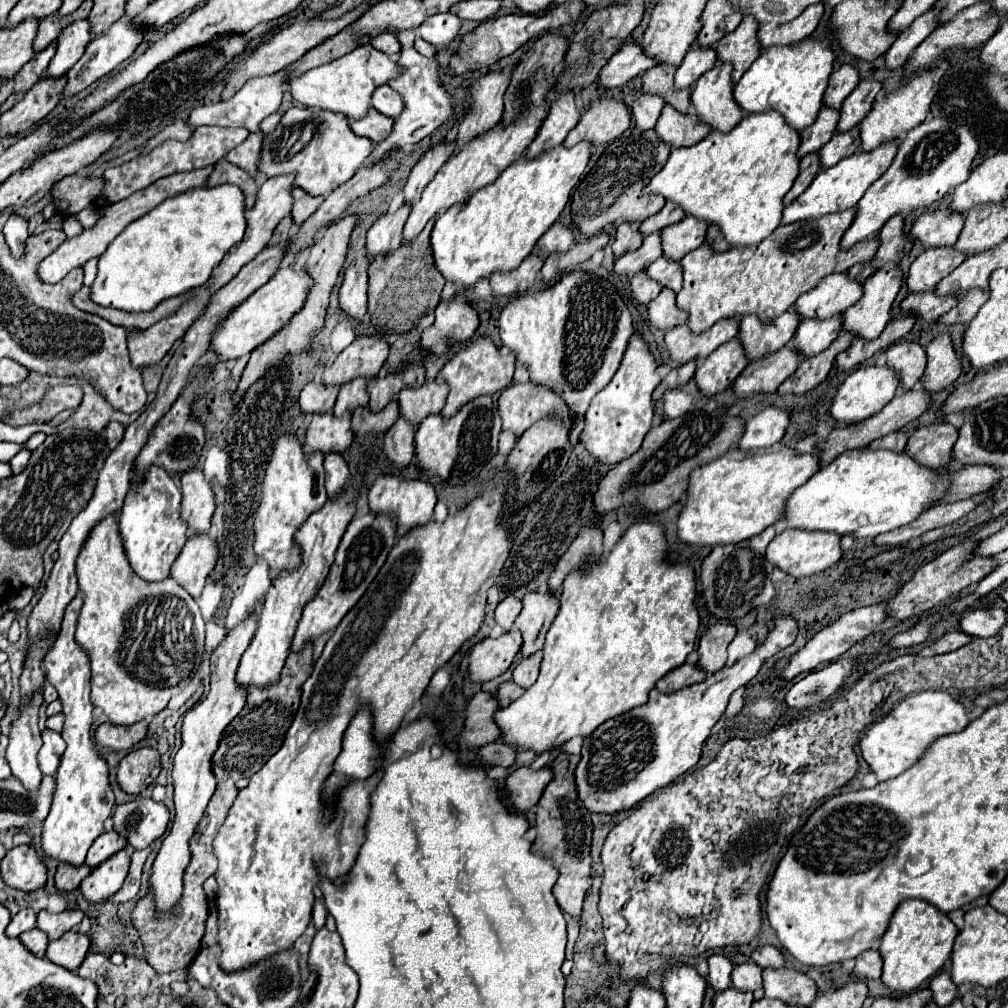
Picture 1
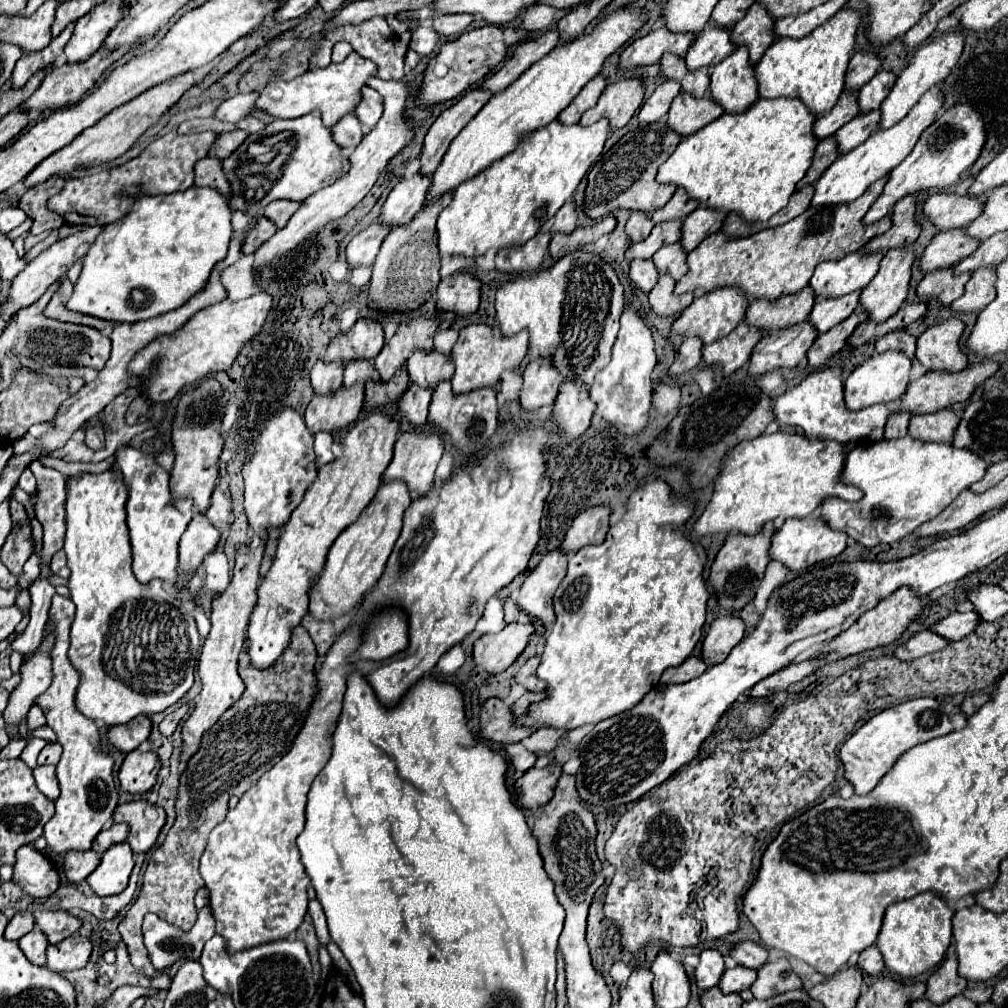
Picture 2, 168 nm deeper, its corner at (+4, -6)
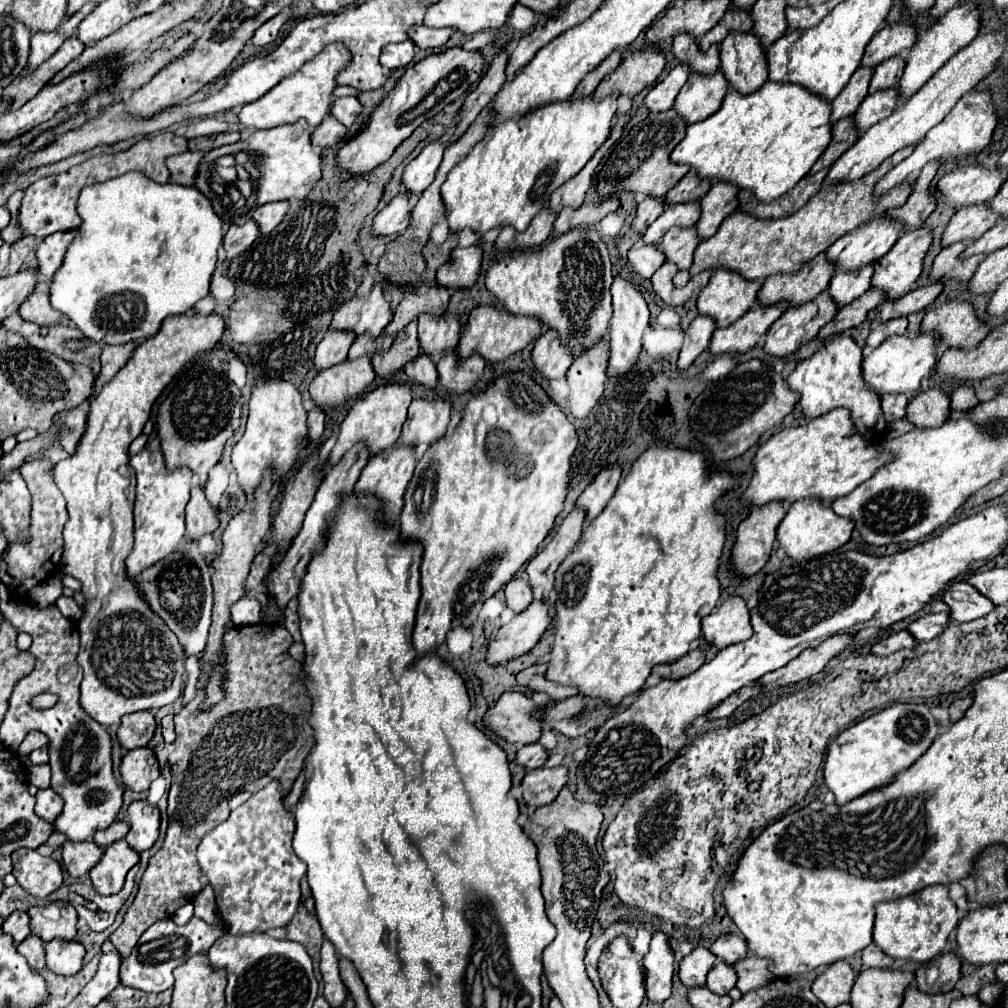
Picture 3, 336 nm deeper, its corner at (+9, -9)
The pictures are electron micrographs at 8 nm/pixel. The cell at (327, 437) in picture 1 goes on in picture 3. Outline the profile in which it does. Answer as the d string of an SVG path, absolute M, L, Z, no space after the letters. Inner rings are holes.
M368 356L354 362L344 360L324 372L318 372L310 384L310 398L316 408L340 408L344 402L360 398L372 384L374 372Z

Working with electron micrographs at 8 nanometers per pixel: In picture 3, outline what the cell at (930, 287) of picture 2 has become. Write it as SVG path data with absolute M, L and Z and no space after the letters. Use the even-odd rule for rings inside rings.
M952 244L948 248L944 248L932 264L930 270L930 280L938 282L938 280L958 280L958 282L968 282L974 272L976 272L976 264L980 264L980 260L984 256L972 256L966 260L960 260L960 254L964 252L966 244Z

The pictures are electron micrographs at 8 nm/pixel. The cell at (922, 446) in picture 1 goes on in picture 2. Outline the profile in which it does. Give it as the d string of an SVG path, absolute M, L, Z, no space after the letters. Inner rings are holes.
M939 409L937 413L913 415L909 421L909 435L923 441L951 441L959 417L953 409Z

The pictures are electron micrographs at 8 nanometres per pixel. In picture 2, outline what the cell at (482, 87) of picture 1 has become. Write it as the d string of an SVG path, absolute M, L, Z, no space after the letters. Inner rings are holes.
M557 29L545 31L541 37L533 37L533 39L525 39L517 45L517 49L513 51L513 55L503 63L503 67L493 73L483 87L491 93L499 93L505 87L509 87L523 71L527 71L535 61L539 61L541 57L545 57L551 49L555 49L555 45L559 43L559 33Z

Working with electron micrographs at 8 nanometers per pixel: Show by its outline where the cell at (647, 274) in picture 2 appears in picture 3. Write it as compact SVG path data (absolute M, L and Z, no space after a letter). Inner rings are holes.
M634 246L628 252L628 262L636 274L650 280L652 274L664 264L664 254L658 252L656 246Z

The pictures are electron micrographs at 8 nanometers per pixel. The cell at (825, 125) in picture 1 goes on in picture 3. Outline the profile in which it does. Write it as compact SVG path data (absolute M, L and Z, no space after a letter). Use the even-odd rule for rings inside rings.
M858 68L850 82L846 84L846 88L836 96L836 100L832 102L832 124L836 124L842 118L854 116L854 112L858 110L860 102L866 98L868 94L868 84L872 78L872 68Z

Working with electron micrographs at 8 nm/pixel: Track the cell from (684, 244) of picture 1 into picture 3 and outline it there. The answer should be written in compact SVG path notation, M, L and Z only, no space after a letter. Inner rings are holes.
M714 184L710 192L700 200L700 220L696 222L696 232L700 240L708 240L714 236L722 220L726 220L736 208L736 188L732 184Z

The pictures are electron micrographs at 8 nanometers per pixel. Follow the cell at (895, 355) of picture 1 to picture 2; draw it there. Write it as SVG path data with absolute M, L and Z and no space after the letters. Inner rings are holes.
M899 329L899 331L879 337L875 343L875 349L877 349L877 353L885 353L889 349L901 349L913 359L915 357L915 341L917 339L913 335L909 335L905 329Z

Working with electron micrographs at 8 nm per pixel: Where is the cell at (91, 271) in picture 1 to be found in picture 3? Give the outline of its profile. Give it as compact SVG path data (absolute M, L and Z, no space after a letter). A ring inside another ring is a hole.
M68 230L68 232L54 232L52 236L46 236L40 242L36 256L38 256L38 268L44 276L50 276L50 280L54 278L74 238L76 238L76 230Z

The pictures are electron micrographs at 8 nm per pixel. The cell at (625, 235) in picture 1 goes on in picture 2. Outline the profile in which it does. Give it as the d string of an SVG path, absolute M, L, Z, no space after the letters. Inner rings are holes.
M633 211L629 221L627 221L627 235L631 237L633 243L637 241L643 241L653 229L653 221L651 221L651 215L649 213L641 213L641 211Z

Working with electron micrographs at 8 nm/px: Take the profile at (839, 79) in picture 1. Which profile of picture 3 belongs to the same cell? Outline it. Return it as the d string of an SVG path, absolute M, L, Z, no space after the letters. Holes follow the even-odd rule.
M904 24L886 26L866 46L862 56L862 66L876 68L880 62L896 56L898 52L912 48L914 40L916 40L916 30L912 26L904 26Z

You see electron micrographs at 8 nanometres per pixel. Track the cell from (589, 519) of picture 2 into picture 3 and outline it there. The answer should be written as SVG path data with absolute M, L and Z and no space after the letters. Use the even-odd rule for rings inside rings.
M612 466L600 472L600 476L596 476L596 480L580 494L580 498L576 500L576 508L580 508L586 514L584 524L590 524L606 508L620 482L620 472L620 466Z

